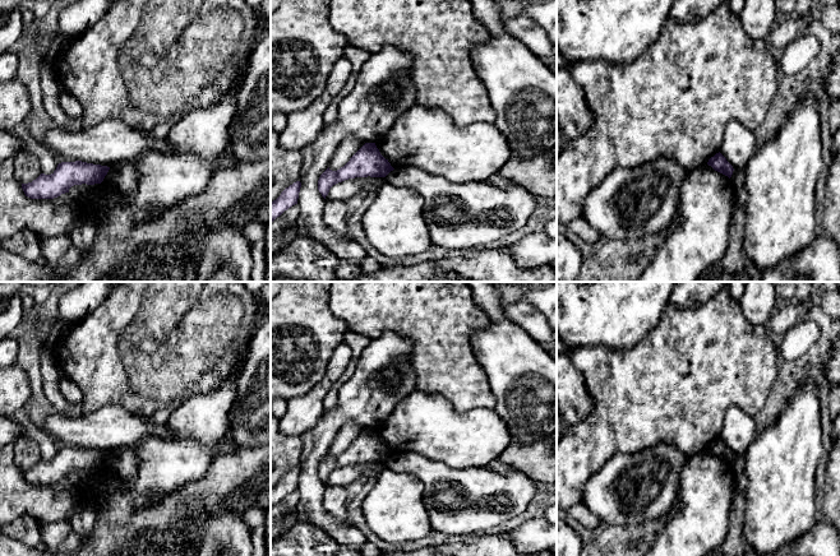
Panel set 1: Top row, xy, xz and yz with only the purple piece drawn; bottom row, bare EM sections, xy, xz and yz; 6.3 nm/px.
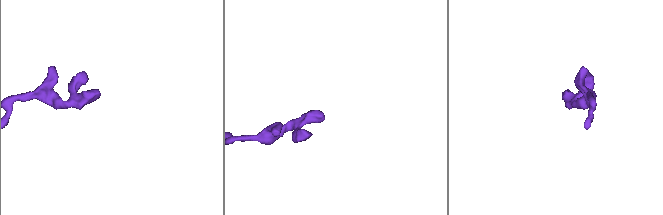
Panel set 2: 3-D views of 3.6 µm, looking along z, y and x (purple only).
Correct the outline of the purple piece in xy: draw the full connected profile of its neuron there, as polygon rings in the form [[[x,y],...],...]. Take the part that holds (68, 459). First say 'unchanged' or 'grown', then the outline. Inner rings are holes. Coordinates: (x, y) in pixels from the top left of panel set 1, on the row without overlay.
unchanged; [[[82,446],[61,448],[51,460],[41,459],[36,465],[22,469],[26,482],[31,485],[54,485],[69,478],[74,471],[101,469],[110,453]]]

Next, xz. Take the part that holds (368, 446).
unchanged; [[[365,428],[340,455],[328,453],[318,465],[318,476],[326,485],[329,474],[338,468],[355,463],[386,463],[393,455],[375,428]]]

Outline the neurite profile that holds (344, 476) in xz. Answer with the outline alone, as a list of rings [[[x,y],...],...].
[[[355,463],[349,464],[342,468],[338,468],[333,471],[329,474],[328,481],[326,482],[326,487],[328,486],[341,486],[346,487],[352,481],[360,478],[360,477],[377,477],[379,473],[375,471],[379,467],[384,467],[384,463]]]

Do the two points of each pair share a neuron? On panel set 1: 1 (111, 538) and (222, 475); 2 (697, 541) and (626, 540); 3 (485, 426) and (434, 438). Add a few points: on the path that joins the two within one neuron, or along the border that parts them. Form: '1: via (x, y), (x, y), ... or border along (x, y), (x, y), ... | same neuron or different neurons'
1: via (139, 528), (144, 526), (170, 526), (195, 503) | same neuron
2: border along (673, 517), (652, 542) | different neurons
3: via (472, 438), (447, 438) | same neuron

